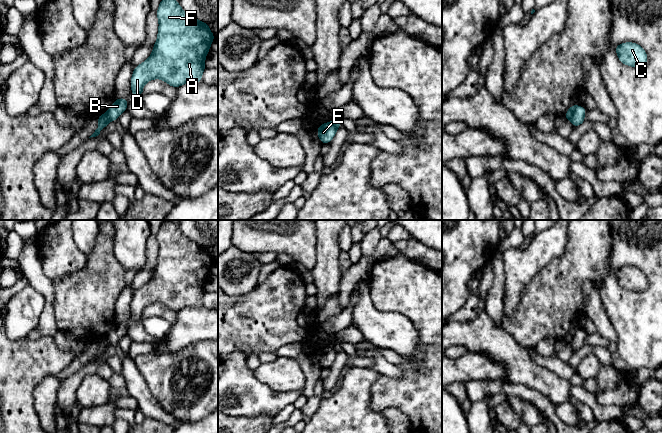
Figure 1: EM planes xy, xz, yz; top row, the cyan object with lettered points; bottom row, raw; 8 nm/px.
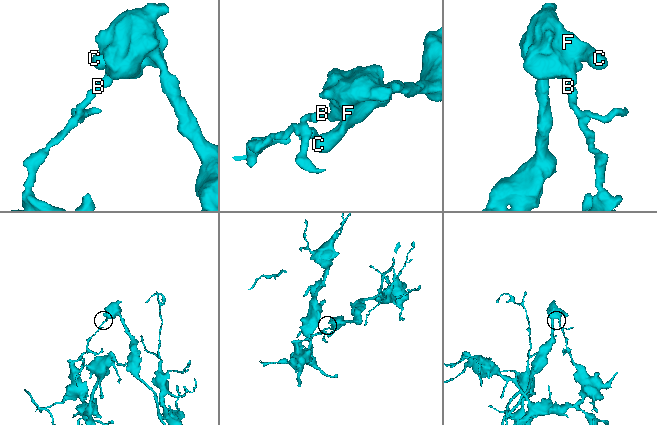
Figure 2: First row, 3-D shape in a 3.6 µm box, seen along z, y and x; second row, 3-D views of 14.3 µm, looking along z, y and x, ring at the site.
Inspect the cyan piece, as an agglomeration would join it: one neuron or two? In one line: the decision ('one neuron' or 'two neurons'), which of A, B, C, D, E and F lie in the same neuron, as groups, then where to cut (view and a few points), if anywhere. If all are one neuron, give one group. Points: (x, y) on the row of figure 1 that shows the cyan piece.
two neurons; A B C D F / E; cut in yz along (576, 106), (573, 115), (569, 119)

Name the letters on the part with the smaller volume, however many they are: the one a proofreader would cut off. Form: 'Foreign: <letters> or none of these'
Foreign: A, B, C, D, F

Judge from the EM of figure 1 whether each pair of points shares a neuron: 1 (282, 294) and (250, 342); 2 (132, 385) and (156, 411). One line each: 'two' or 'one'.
1: one
2: one

